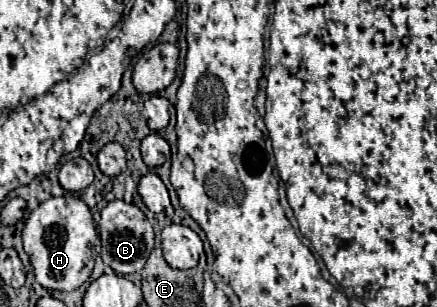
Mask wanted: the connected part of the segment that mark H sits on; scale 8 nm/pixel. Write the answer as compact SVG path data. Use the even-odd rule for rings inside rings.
M62 195L40 203L26 219L22 239L24 239L24 251L28 253L30 263L34 267L36 281L42 287L58 291L74 291L88 281L94 267L90 241L98 239L98 235L92 213L82 199L76 199L72 195Z

